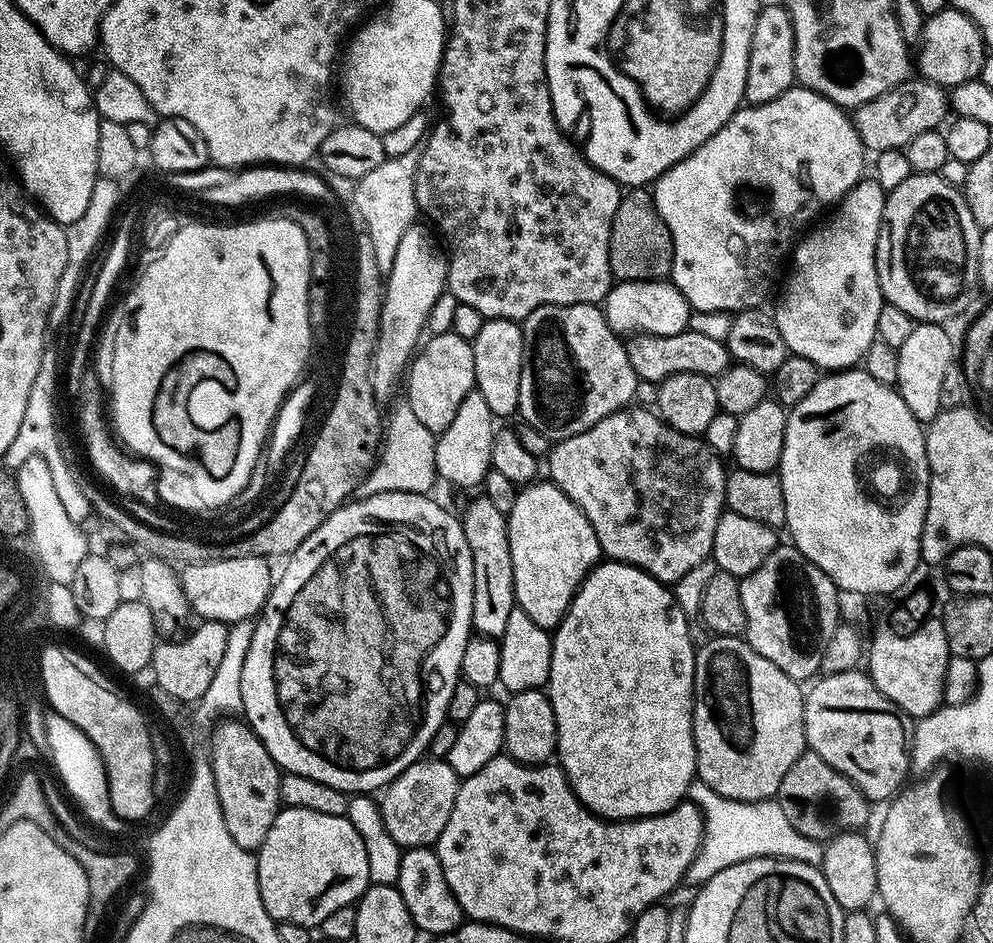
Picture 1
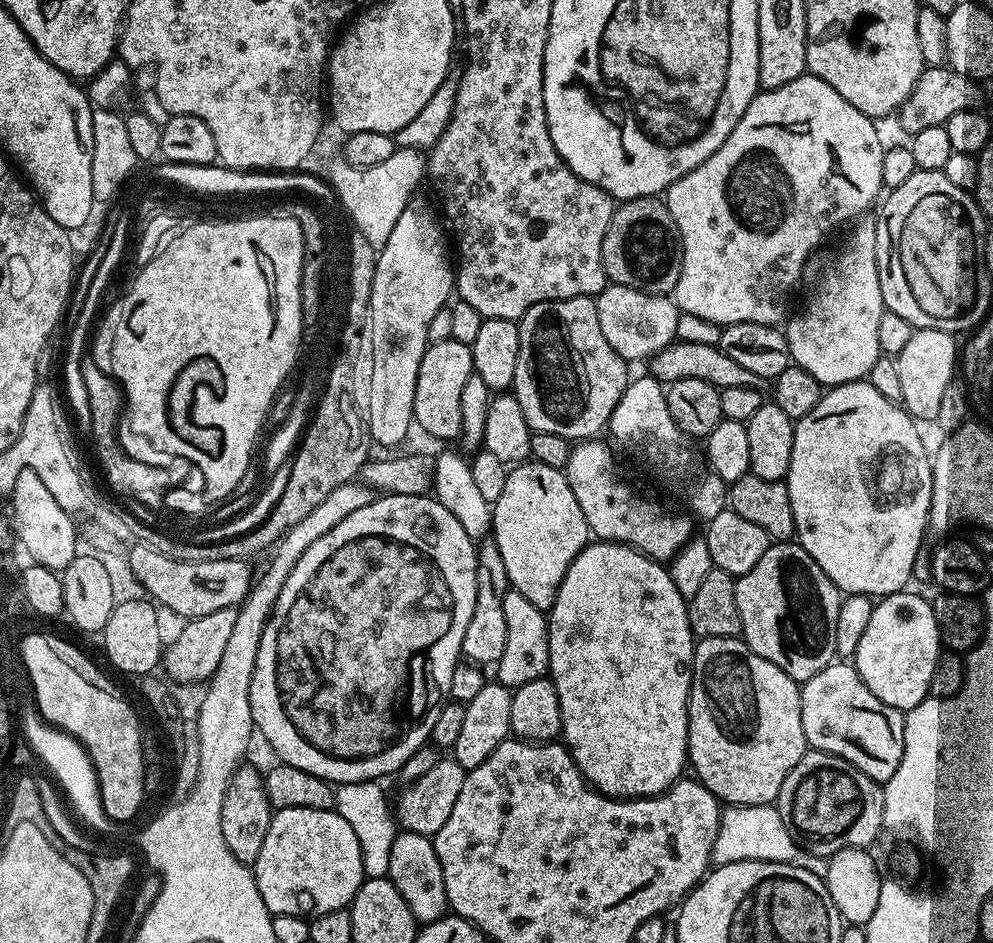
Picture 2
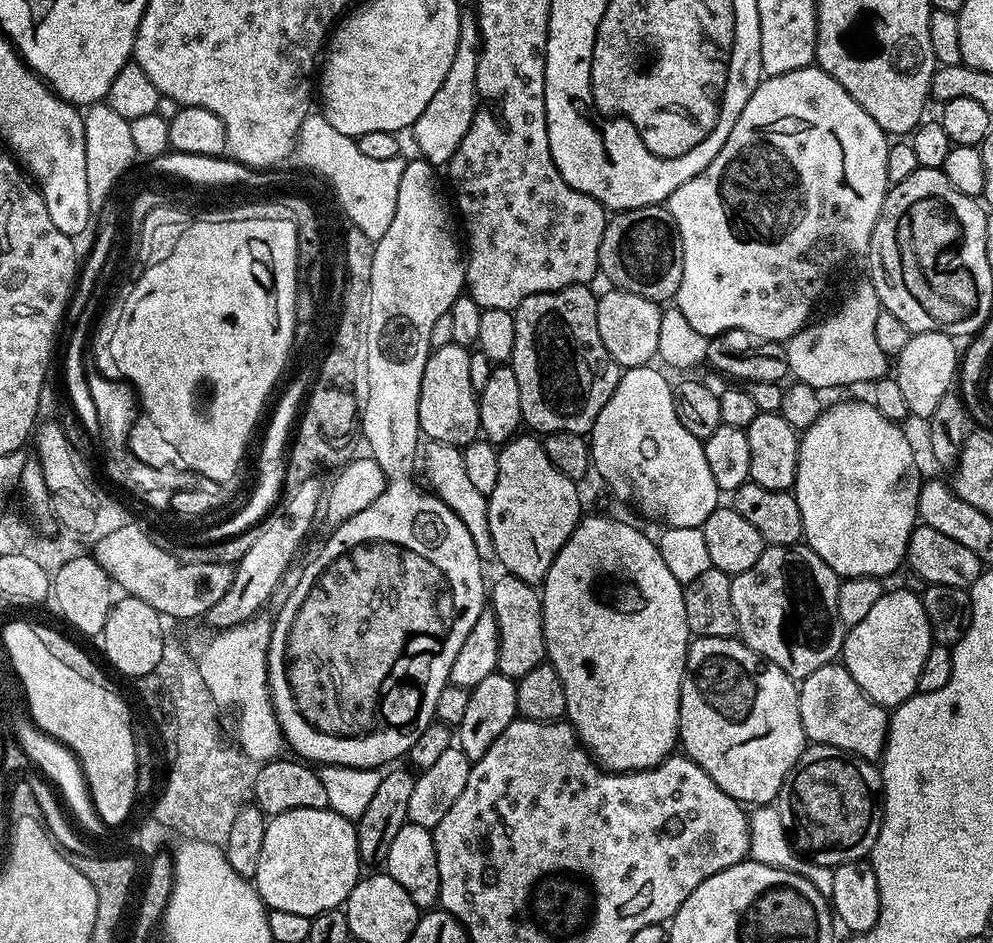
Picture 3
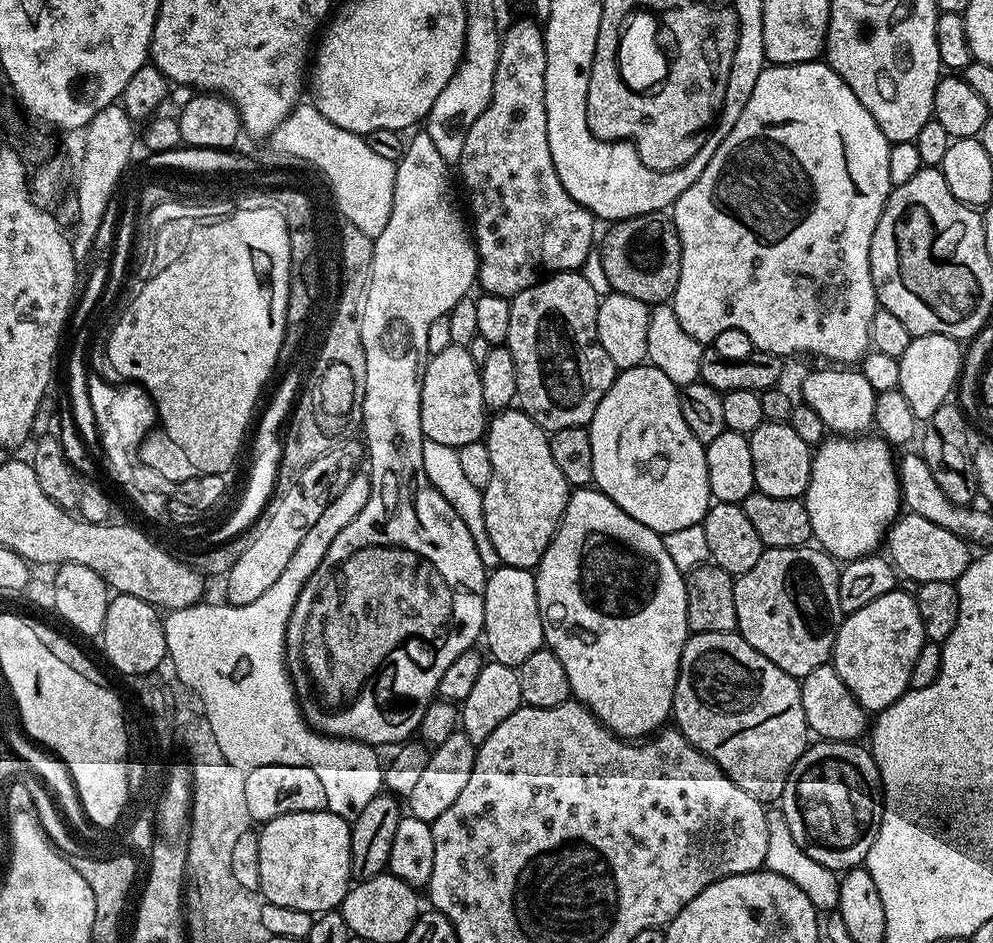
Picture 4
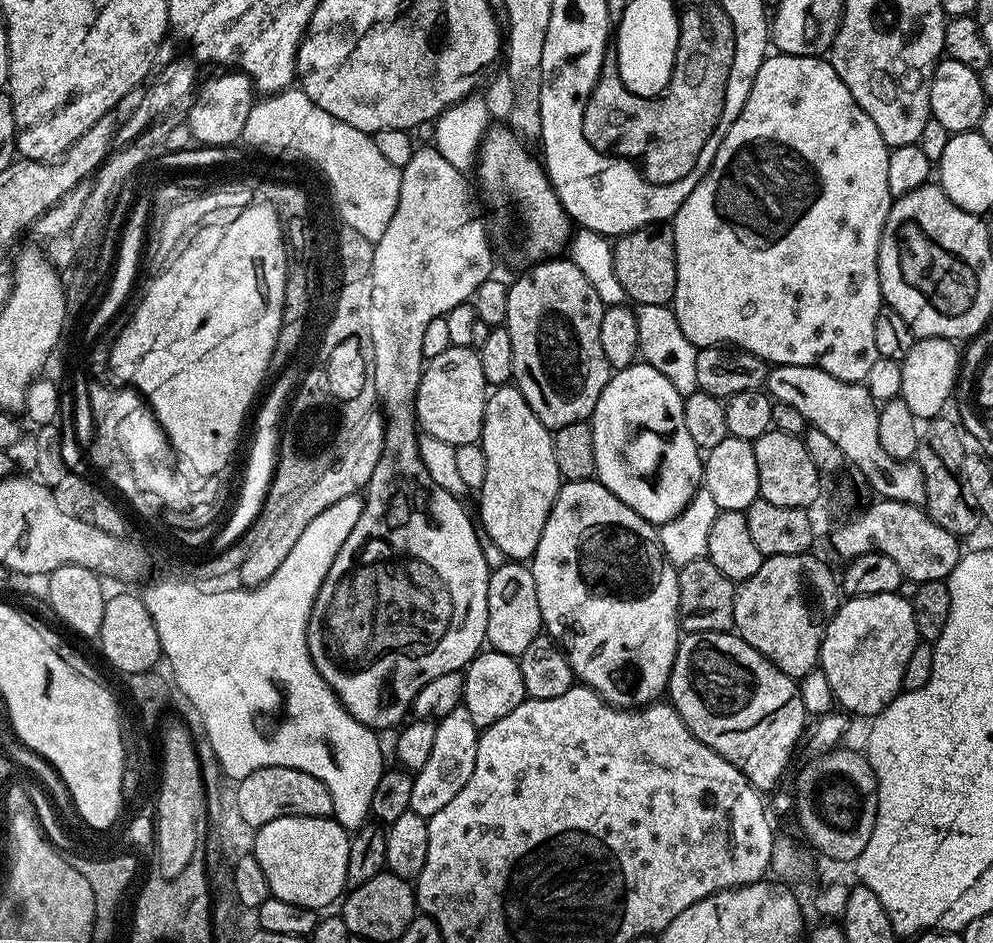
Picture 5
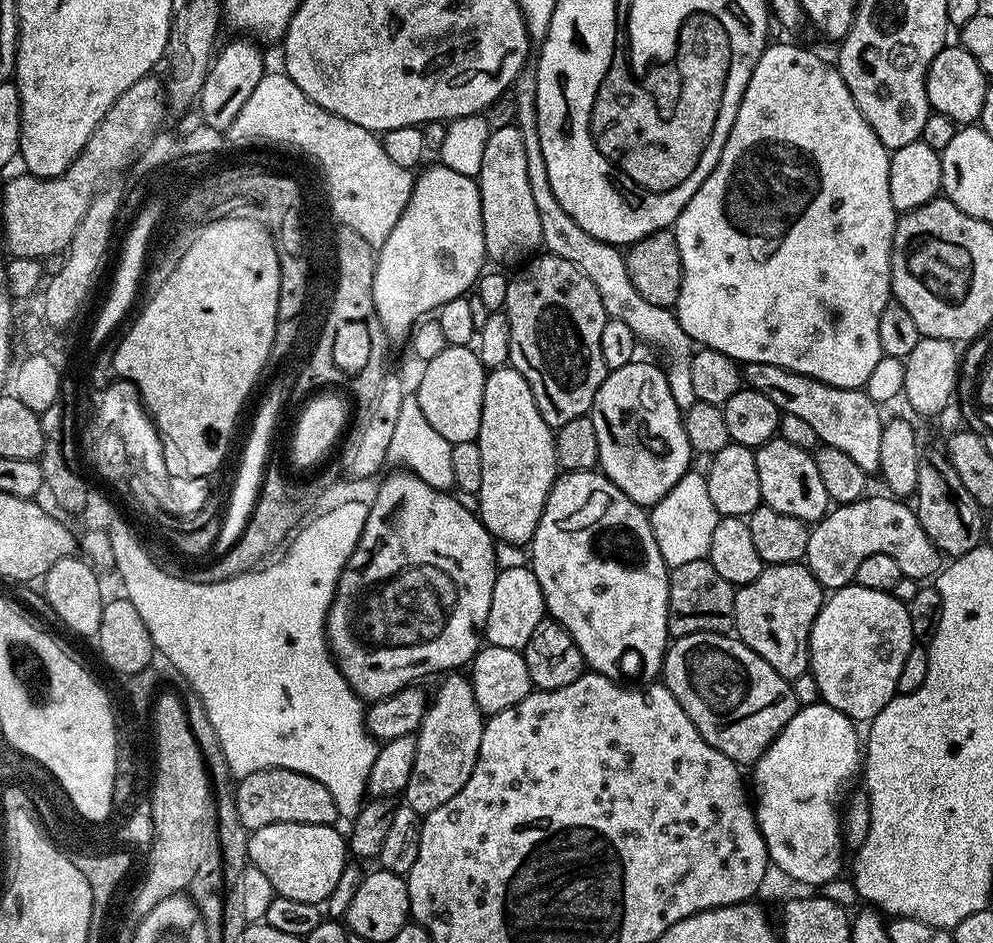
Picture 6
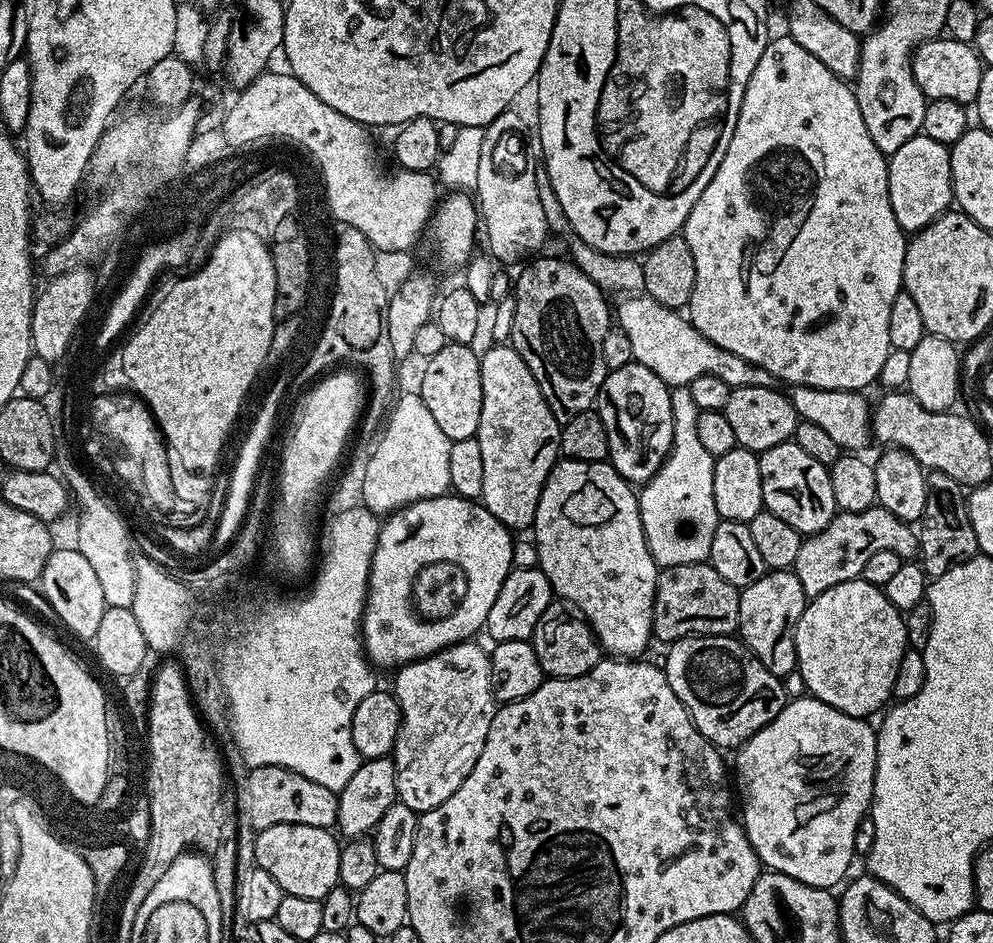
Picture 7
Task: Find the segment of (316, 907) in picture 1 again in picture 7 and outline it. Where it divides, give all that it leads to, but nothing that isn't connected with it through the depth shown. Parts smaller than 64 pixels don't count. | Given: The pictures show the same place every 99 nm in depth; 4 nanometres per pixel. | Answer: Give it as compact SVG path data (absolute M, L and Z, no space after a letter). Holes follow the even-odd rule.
M270 826L256 833L254 850L251 855L258 858L258 866L278 882L285 896L314 898L323 900L332 888L340 884L338 862L340 861L341 841L326 828L318 826Z

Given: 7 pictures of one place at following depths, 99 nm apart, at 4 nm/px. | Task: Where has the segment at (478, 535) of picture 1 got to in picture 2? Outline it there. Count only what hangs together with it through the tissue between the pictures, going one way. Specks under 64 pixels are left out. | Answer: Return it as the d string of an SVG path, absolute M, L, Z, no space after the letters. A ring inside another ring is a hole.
M488 538L476 550L476 597L474 614L470 614L470 626L462 638L460 651L465 661L477 666L494 666L506 650L506 613L502 606L510 591L508 568L502 563L502 550L495 540Z

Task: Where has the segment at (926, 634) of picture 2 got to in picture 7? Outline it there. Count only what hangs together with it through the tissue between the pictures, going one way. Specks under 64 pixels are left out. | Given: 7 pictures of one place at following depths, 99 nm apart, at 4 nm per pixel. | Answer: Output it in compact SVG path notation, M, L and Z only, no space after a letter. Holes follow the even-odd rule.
M863 578L847 580L811 597L804 605L802 618L798 618L796 671L802 674L809 693L817 700L851 716L871 717L871 712L879 713L893 699L892 687L898 674L898 662L902 662L907 651L908 635L902 612L887 599L881 589Z

